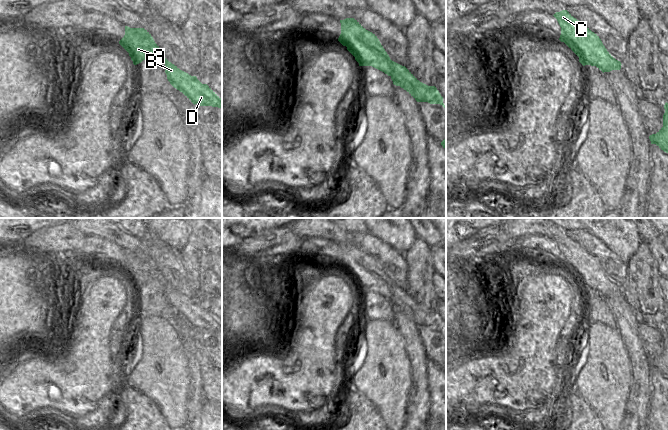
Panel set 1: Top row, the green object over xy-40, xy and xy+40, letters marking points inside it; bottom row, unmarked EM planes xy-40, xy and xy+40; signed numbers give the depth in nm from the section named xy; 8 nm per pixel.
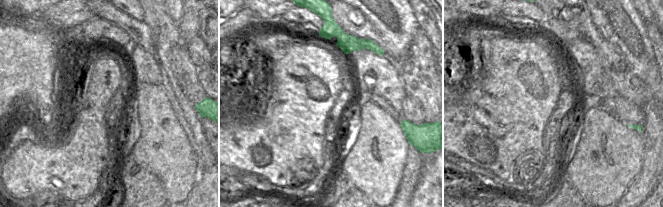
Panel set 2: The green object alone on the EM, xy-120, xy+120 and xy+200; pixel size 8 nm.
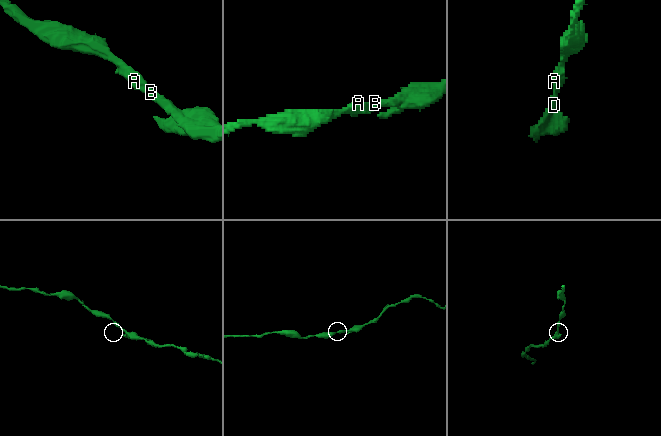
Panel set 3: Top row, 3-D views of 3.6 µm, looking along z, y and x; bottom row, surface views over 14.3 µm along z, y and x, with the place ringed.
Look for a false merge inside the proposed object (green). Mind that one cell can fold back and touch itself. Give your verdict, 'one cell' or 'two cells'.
one cell

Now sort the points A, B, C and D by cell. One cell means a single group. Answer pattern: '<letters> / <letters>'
A B C D

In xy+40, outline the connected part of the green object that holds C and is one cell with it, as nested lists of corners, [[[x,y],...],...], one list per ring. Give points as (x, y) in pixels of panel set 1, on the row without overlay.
[[[567,234],[556,236],[553,240],[561,251],[559,264],[579,281],[583,290],[596,290],[603,297],[621,293],[621,286],[607,275],[599,260]]]

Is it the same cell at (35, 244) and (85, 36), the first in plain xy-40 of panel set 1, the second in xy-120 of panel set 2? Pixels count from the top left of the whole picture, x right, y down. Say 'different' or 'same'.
different

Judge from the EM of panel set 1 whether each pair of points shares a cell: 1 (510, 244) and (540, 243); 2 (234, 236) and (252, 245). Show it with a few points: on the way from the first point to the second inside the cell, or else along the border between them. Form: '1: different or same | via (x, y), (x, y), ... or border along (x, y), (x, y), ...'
1: different | border along (517, 238), (517, 247), (514, 251)
2: different | border along (263, 229), (246, 237), (237, 245), (232, 246)

